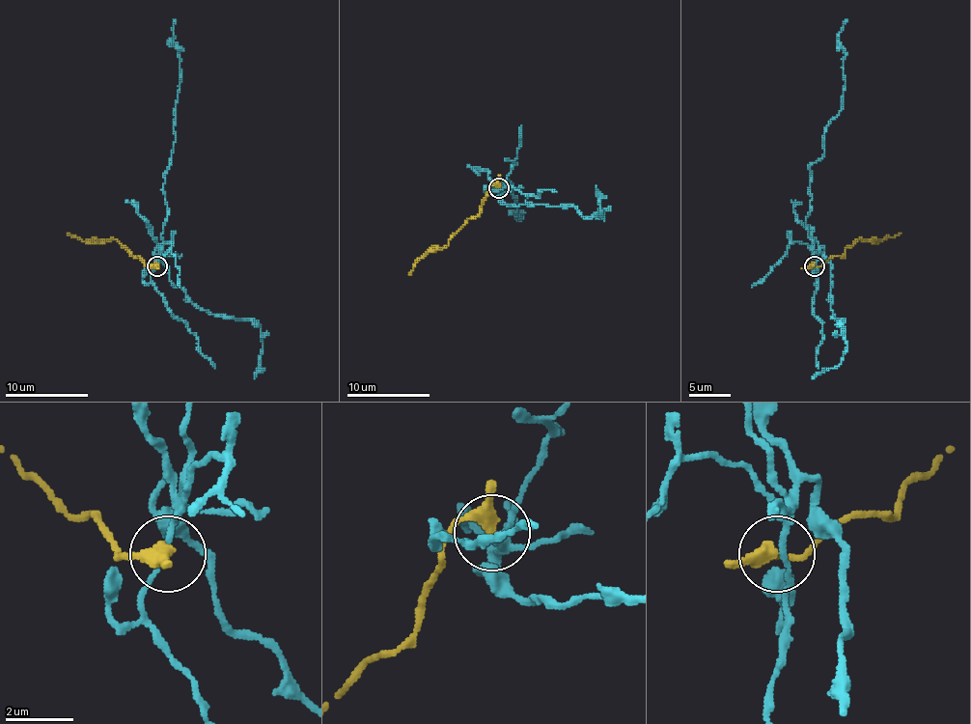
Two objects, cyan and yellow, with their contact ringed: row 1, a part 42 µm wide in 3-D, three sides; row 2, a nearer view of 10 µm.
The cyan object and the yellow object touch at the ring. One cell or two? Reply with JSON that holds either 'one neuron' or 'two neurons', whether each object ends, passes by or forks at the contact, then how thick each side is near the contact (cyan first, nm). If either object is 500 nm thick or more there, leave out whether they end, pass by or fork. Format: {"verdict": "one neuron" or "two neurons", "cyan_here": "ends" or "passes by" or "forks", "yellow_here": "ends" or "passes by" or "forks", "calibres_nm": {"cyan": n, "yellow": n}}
{"verdict": "two neurons", "cyan_here": "passes by", "yellow_here": "passes by", "calibres_nm": {"cyan": 140, "yellow": 340}}

